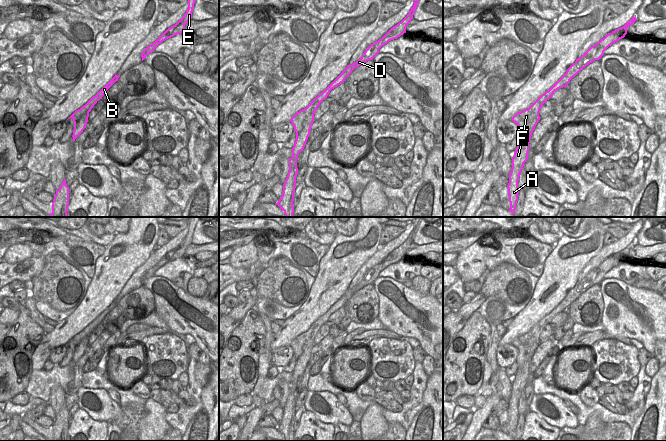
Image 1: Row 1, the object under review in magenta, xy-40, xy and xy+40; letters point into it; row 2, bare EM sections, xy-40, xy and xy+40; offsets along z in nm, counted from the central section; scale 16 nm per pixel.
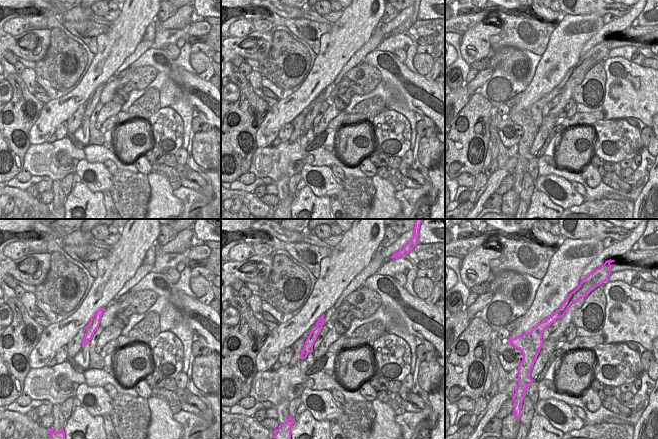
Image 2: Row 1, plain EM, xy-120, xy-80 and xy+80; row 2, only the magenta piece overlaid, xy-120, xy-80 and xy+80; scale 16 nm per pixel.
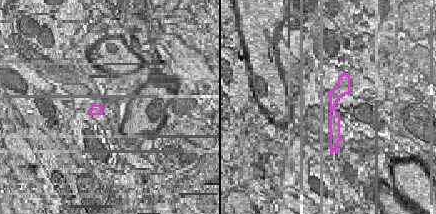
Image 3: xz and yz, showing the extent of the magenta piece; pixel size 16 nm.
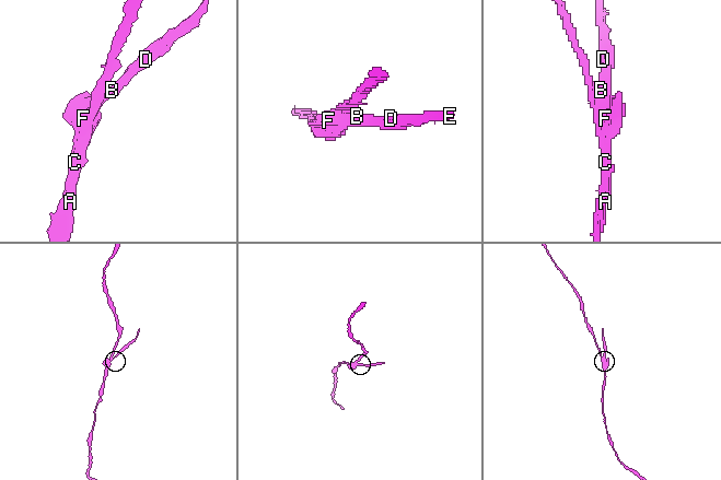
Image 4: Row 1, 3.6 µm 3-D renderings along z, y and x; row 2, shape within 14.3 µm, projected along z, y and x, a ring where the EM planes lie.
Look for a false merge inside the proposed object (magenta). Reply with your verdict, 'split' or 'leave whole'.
split

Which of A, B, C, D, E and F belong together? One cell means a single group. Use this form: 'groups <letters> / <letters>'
groups A C / B D E F

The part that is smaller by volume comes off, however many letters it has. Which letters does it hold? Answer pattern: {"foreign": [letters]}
{"foreign": ["B", "D", "E", "F"]}

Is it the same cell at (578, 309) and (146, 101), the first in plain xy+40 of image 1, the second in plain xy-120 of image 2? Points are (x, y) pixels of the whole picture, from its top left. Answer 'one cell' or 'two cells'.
two cells

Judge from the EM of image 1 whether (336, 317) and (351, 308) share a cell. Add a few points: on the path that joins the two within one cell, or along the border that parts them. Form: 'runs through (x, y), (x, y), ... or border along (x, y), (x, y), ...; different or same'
border along (343, 307), (346, 312); different

